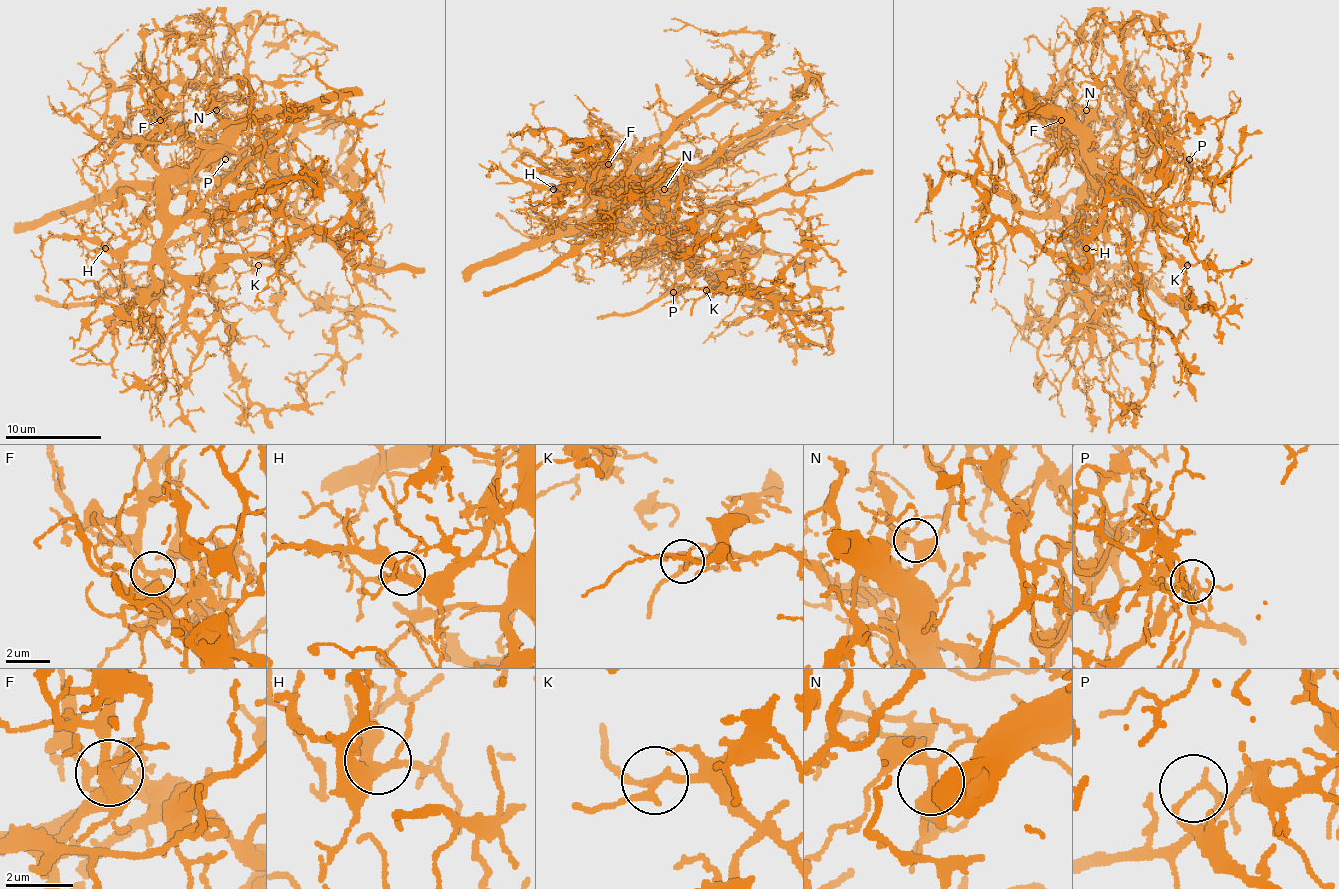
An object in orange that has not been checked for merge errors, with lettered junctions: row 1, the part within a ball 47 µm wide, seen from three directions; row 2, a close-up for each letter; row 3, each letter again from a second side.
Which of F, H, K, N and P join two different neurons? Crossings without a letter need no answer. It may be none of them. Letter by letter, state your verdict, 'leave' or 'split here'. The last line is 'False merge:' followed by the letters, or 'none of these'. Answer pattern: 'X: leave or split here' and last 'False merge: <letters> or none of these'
F: split here
H: leave
K: leave
N: leave
P: split here
False merge: F, P

